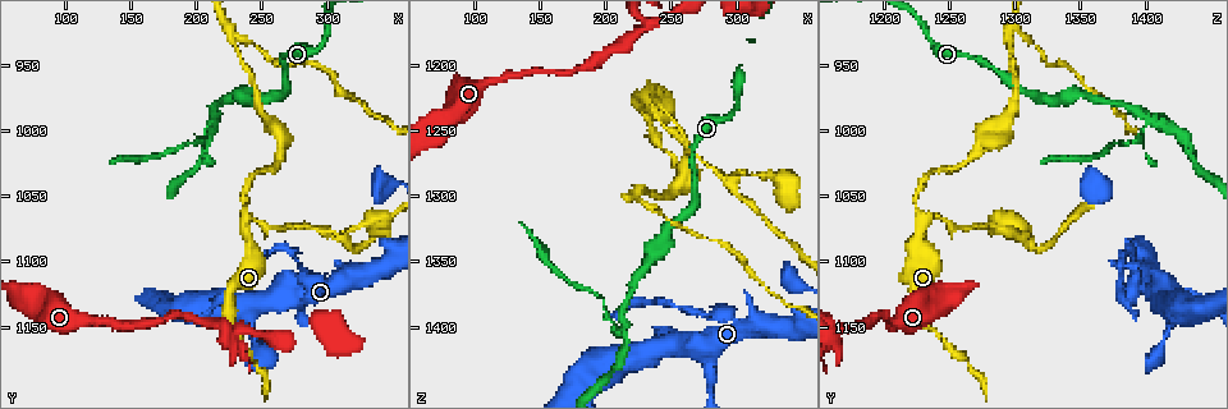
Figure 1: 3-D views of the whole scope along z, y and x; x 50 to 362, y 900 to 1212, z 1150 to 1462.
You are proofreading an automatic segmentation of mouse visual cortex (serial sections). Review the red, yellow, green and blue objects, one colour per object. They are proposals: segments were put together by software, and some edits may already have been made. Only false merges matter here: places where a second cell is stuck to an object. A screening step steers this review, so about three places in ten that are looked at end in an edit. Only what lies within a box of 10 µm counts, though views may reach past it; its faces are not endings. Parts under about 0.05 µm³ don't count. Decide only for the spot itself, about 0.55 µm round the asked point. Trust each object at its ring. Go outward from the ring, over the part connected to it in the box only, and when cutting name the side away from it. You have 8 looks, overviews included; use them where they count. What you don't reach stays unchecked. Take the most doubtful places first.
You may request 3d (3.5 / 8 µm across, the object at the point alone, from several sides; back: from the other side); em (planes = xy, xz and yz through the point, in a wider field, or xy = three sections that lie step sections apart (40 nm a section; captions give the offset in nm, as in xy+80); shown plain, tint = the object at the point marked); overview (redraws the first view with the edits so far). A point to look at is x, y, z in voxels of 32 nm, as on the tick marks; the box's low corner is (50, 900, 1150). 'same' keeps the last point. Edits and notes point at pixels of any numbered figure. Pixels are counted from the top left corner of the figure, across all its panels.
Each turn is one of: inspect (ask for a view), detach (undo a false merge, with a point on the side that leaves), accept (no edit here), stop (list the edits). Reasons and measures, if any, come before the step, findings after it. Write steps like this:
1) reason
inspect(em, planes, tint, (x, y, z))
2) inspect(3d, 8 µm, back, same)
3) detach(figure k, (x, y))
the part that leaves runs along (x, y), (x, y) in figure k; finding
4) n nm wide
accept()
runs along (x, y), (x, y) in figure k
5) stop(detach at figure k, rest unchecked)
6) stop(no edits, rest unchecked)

branch point
inspect(em, xy, step 3, tint, (212, 992, 1402))

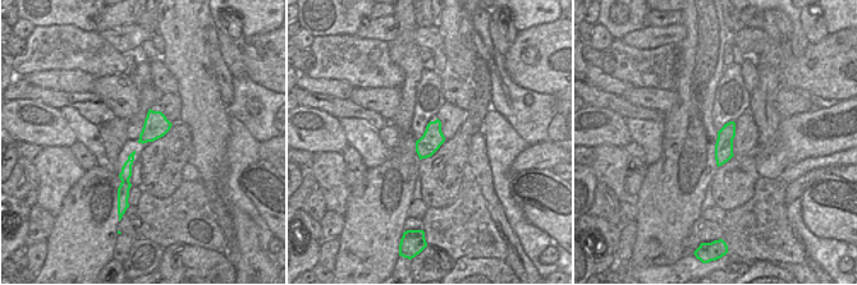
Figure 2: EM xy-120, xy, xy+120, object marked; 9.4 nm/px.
inspect(3d, 3.5 µm, same)

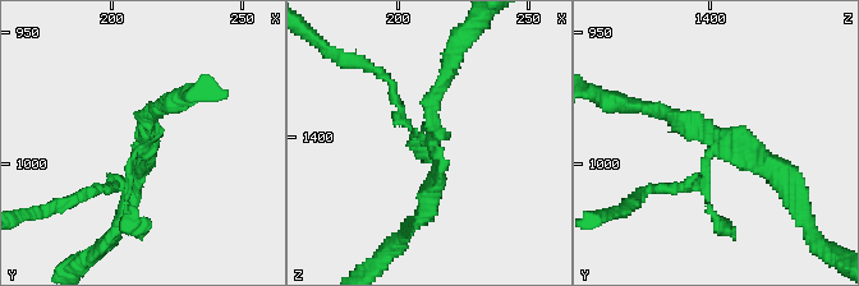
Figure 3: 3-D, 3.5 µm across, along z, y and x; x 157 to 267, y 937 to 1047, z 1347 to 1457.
detach(figure 3, (687, 188))
the part that leaves runs along (706, 162), (698, 183), (650, 187), (630, 202) in figure 3; a second cell is stuck on

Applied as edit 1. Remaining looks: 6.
see it whole again
inspect(overview)

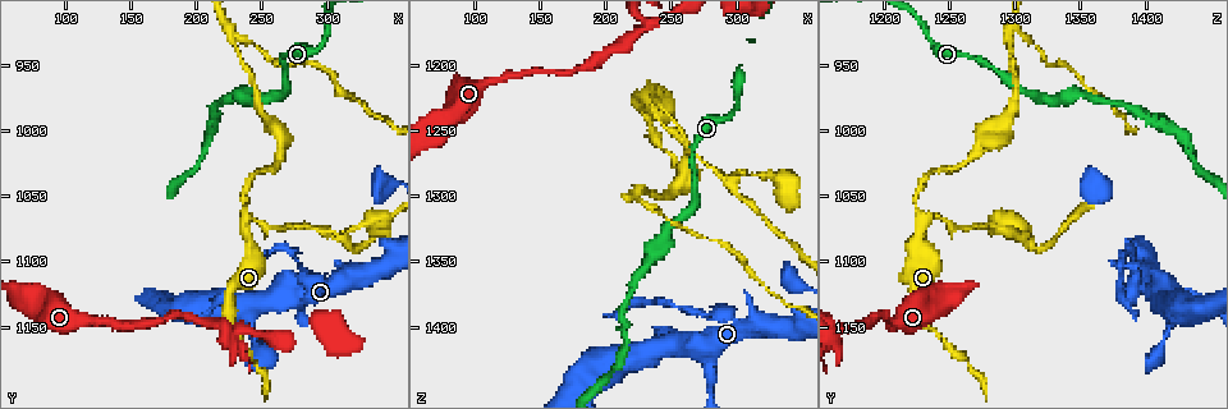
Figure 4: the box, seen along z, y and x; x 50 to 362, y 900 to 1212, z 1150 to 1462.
thin arm on a thick one
inspect(3d, 3.5 µm, (238, 1074, 1226))

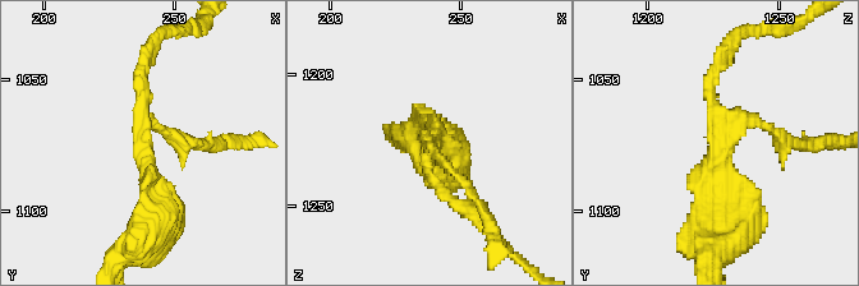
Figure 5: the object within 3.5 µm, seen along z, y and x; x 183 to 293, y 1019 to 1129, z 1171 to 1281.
3 arms; arms of 150, 150, 400 nm; now the EM
inspect(em, xy, step 2, tint, (237, 1073, 1226))

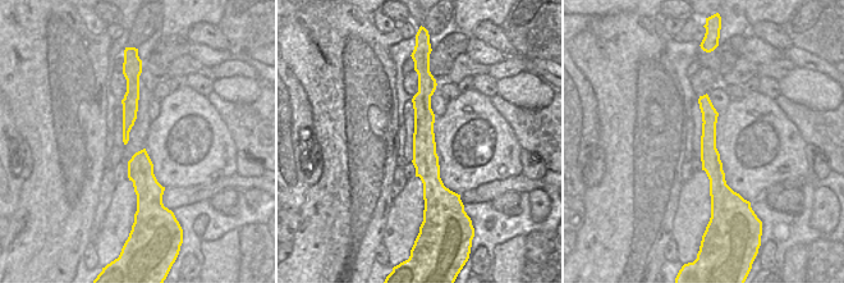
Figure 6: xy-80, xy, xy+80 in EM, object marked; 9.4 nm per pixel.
detach(figure 5, (770, 127))
the part that leaves runs along (727, 137), (757, 118), (809, 144) in figure 5; two cells meet here

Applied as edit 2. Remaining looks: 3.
sharp bend
inspect(3d, 3.5 µm, (268, 1090, 1388))

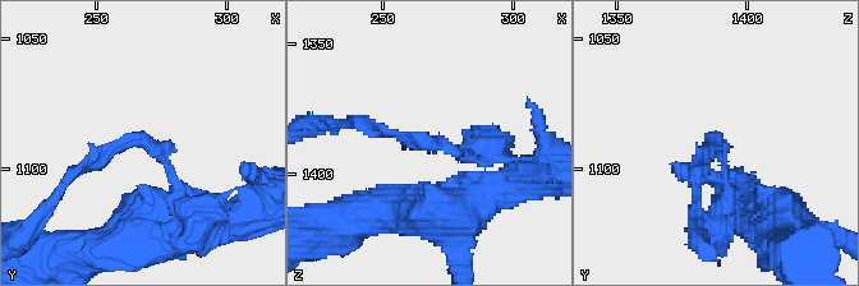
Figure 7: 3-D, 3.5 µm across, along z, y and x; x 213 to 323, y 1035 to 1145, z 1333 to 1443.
arms of 100, 200 nm
inspect(em, xy, step 2, tint, (271, 1090, 1389))

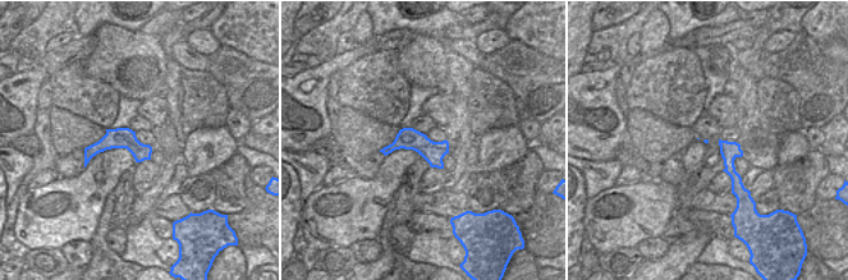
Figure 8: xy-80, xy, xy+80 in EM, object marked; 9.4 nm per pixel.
accept()
runs along (191, 208), (147, 142), (73, 174) in figure 7; continuous, no second cell

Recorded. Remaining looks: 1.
stop(detach at figure 3, detach at figure 5, rest unchecked)

